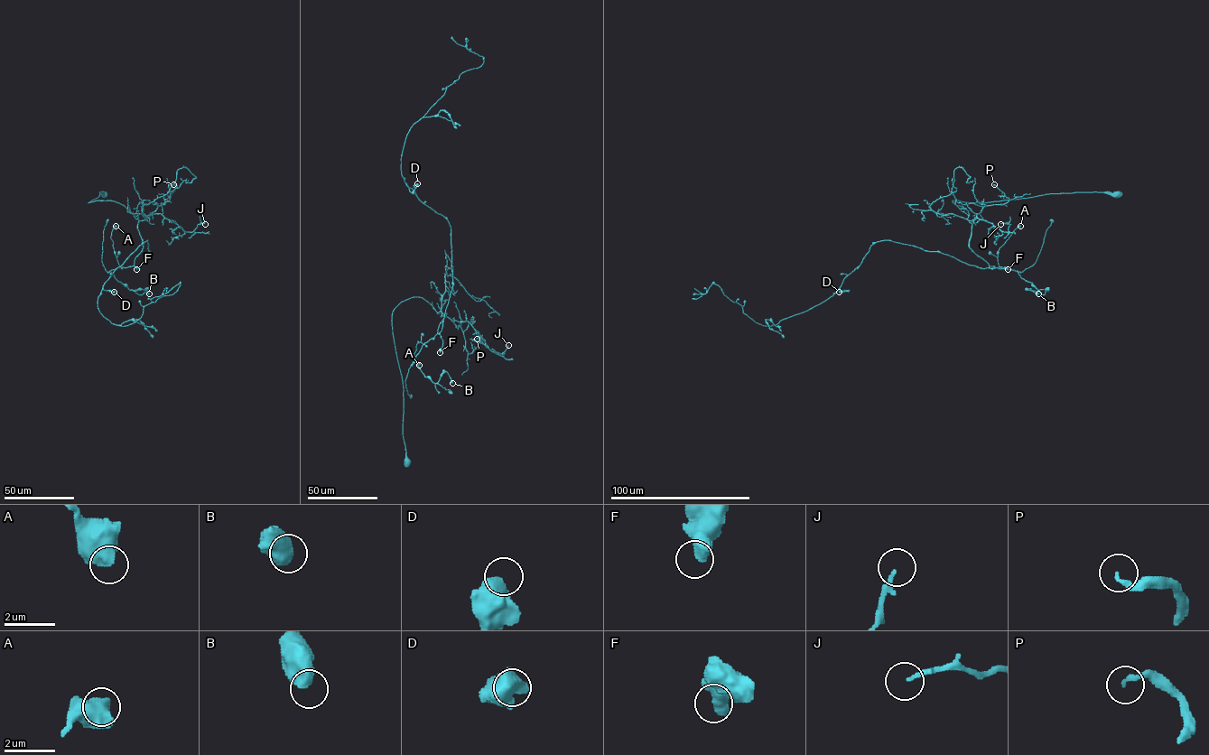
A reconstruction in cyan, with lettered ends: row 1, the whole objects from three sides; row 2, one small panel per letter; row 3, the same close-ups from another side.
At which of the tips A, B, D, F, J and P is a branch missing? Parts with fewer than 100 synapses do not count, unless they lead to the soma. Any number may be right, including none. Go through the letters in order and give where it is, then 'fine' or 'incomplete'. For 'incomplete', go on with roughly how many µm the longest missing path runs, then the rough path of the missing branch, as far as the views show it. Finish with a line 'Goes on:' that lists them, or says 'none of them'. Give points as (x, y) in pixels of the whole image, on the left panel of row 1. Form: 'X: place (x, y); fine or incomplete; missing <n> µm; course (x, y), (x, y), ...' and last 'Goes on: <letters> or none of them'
A: place (116, 226); fine
B: place (149, 293); fine
D: place (114, 292); fine
F: place (136, 269); fine
J: place (205, 224); fine
P: place (173, 184); fine
Goes on: none of them

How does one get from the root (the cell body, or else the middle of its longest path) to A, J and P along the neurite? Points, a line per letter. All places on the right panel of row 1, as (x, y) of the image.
A: (1118, 194), (952, 200), (971, 224), (969, 247), (994, 267), (999, 266), (999, 248), (1020, 226)
J: (1118, 194), (952, 200), (968, 220), (977, 214), (1009, 231), (1009, 224), (1000, 224)
P: (1118, 194), (1075, 192), (988, 202), (952, 201), (972, 220), (984, 206), (1008, 201), (994, 184)

